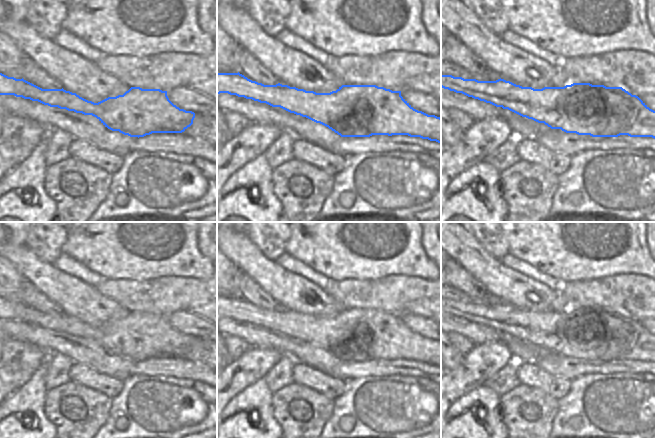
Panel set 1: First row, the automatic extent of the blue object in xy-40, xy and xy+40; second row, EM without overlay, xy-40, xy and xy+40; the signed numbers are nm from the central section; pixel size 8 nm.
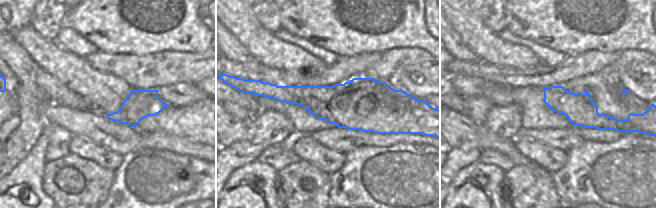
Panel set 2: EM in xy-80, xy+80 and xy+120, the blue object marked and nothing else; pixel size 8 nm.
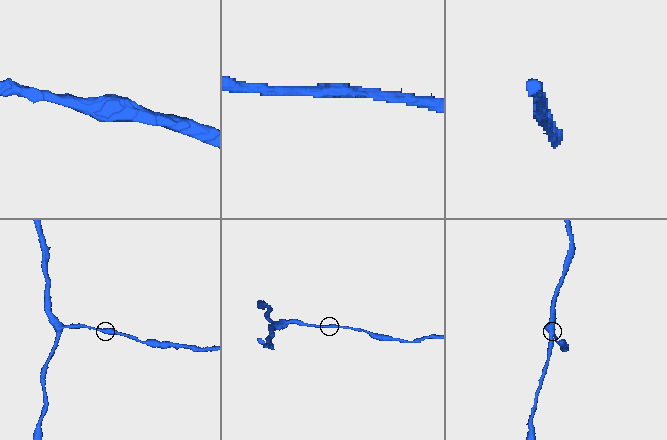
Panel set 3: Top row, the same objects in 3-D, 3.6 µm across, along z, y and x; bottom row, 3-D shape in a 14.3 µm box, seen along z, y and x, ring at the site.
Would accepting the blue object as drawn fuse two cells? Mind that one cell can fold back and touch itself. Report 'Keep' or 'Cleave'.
Keep

